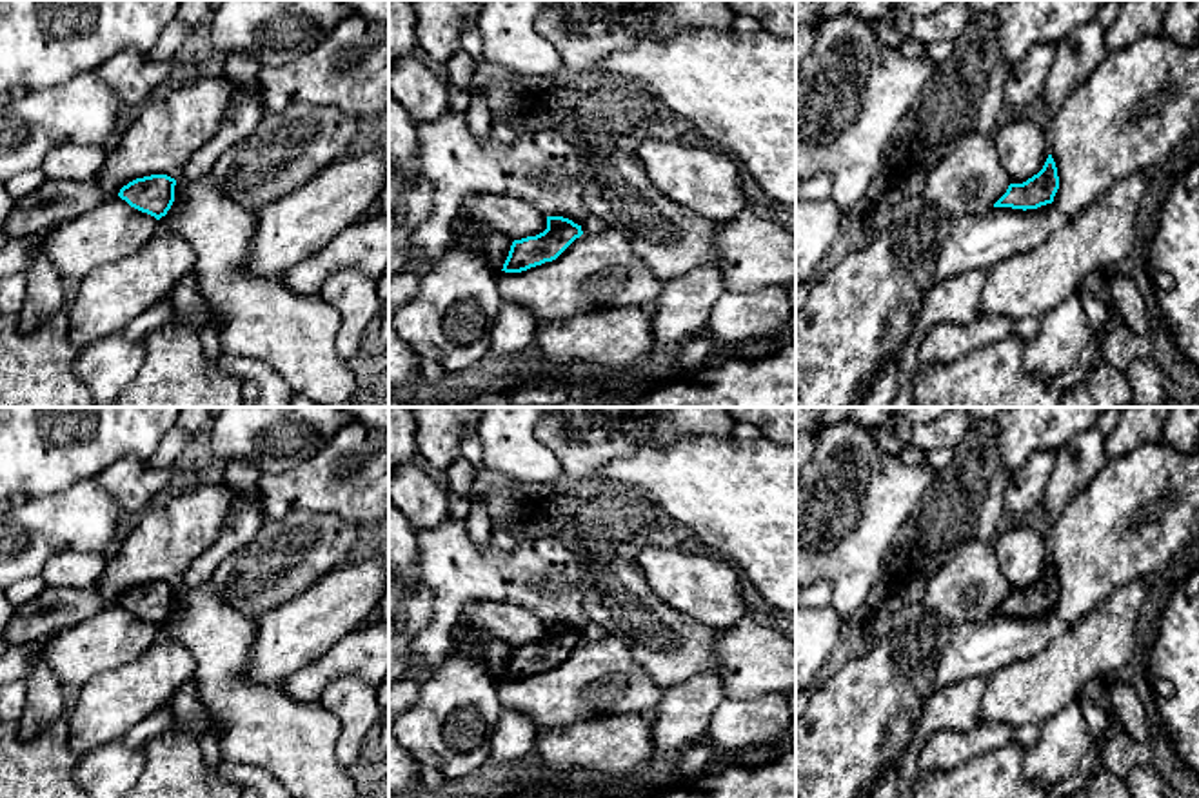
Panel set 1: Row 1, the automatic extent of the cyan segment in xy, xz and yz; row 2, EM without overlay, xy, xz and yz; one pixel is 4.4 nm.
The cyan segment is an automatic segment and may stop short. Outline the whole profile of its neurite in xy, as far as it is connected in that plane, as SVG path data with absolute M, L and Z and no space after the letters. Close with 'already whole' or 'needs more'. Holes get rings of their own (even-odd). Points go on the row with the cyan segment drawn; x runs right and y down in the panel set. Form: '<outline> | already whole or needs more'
M151 175L136 178L118 193L131 207L160 220L174 202L176 180L167 175Z | already whole

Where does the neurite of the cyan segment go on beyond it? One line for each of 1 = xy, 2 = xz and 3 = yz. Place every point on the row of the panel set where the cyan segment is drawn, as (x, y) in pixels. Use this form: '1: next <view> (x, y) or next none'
1: next none
2: next none
3: next none

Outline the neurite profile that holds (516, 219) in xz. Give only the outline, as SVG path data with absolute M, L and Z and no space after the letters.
M485 191L469 195L460 209L512 240L536 236L547 229L547 216L534 204L505 195Z

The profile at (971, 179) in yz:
M970 131L930 173L923 196L956 222L992 209L1008 185L994 135Z

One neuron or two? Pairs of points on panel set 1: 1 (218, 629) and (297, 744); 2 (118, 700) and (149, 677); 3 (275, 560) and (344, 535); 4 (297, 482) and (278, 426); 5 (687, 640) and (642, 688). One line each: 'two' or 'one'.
1: one
2: one
3: one
4: two
5: two

